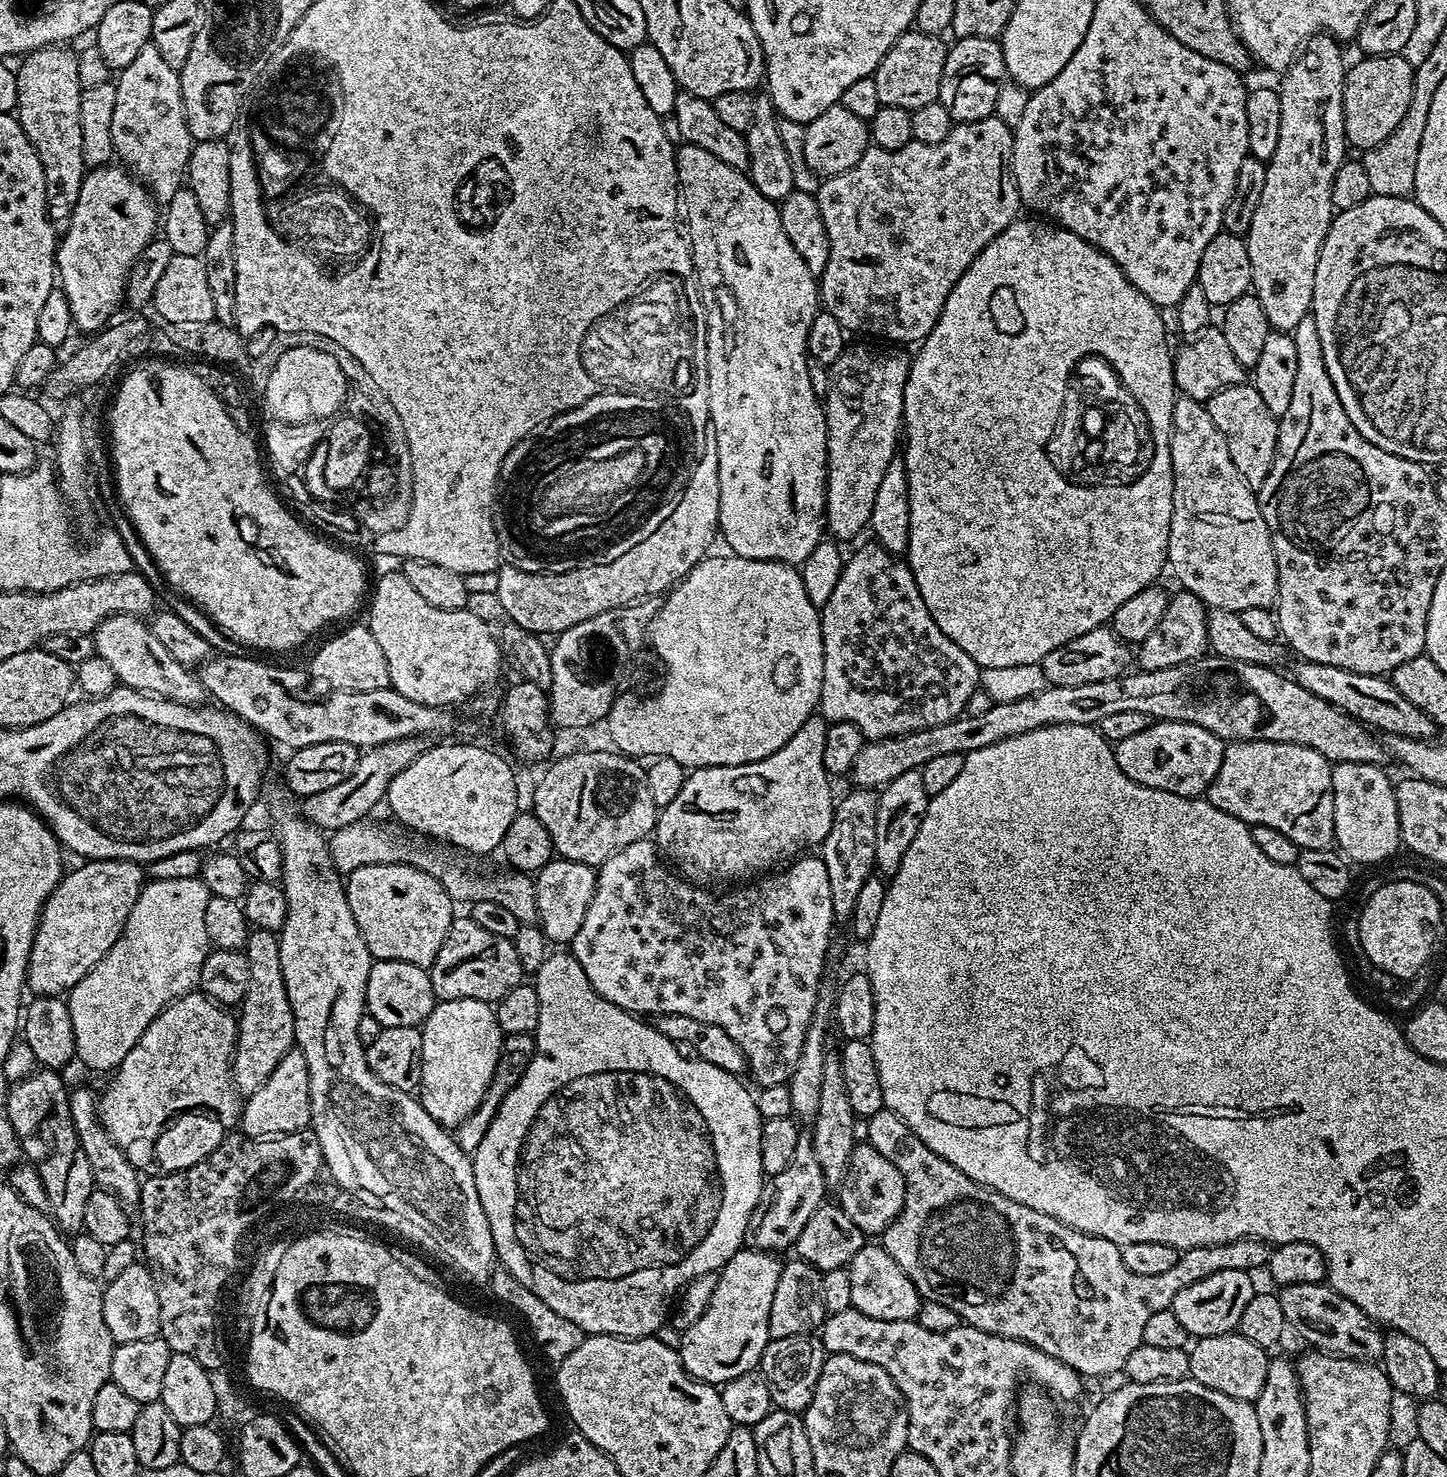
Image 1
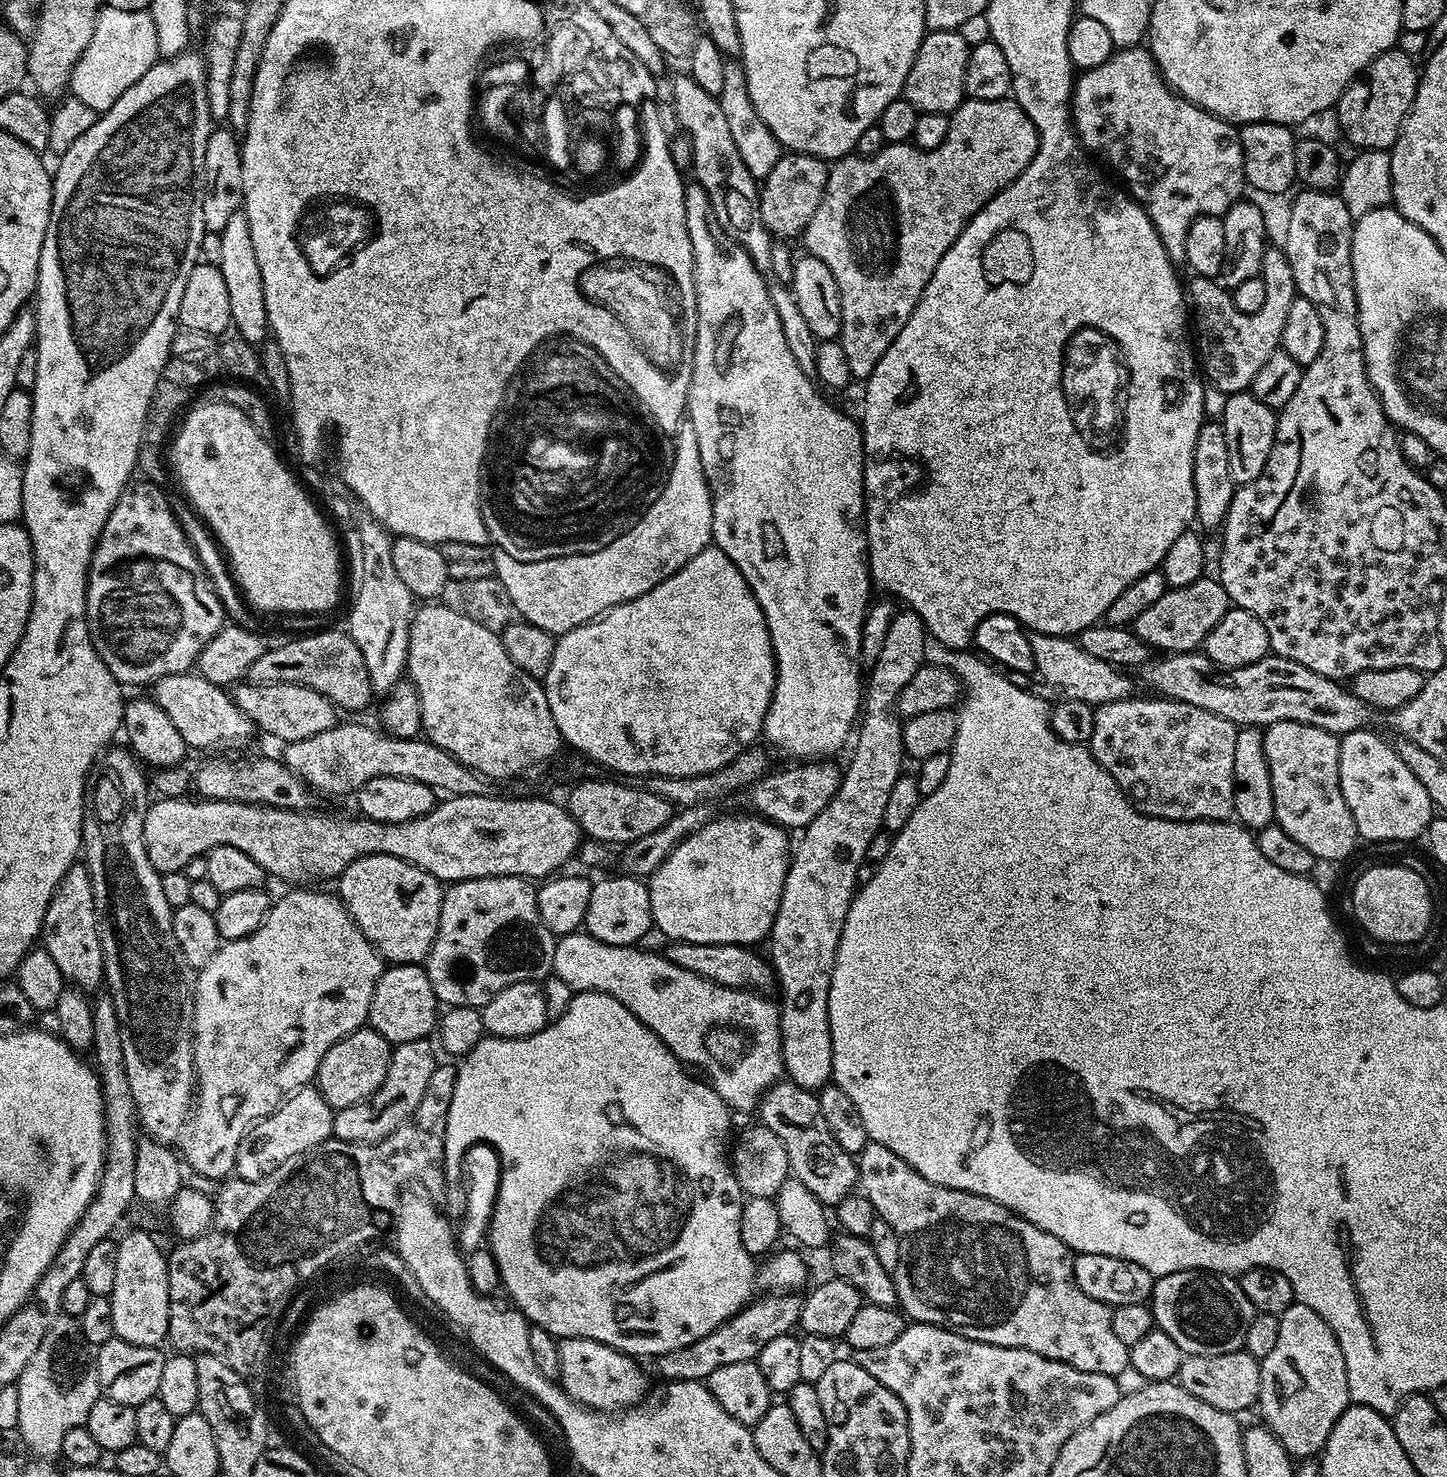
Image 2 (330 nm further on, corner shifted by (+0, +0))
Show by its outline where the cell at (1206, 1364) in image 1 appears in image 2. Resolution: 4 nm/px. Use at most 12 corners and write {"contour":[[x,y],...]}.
{"contour":[[1243,1350],[1185,1355],[1176,1380],[1233,1414],[1255,1409],[1260,1361]]}

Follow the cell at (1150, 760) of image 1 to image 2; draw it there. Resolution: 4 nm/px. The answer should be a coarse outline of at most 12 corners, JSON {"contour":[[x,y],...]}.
{"contour":[[1096,708],[1090,745],[1143,816],[1234,816],[1237,725]]}

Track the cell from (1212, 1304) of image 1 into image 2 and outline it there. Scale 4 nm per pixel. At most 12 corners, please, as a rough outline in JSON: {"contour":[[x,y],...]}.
{"contour":[[1175,1272],[1152,1285],[1155,1327],[1185,1354],[1244,1347],[1257,1310],[1239,1279]]}

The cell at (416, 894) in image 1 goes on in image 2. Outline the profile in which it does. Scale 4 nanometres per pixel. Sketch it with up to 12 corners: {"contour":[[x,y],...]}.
{"contour":[[363,856],[338,895],[389,965],[427,961],[441,881]]}

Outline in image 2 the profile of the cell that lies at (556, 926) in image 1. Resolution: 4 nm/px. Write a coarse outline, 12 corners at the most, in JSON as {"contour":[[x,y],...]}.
{"contour":[[641,877],[593,883],[584,928],[636,946],[654,928]]}

